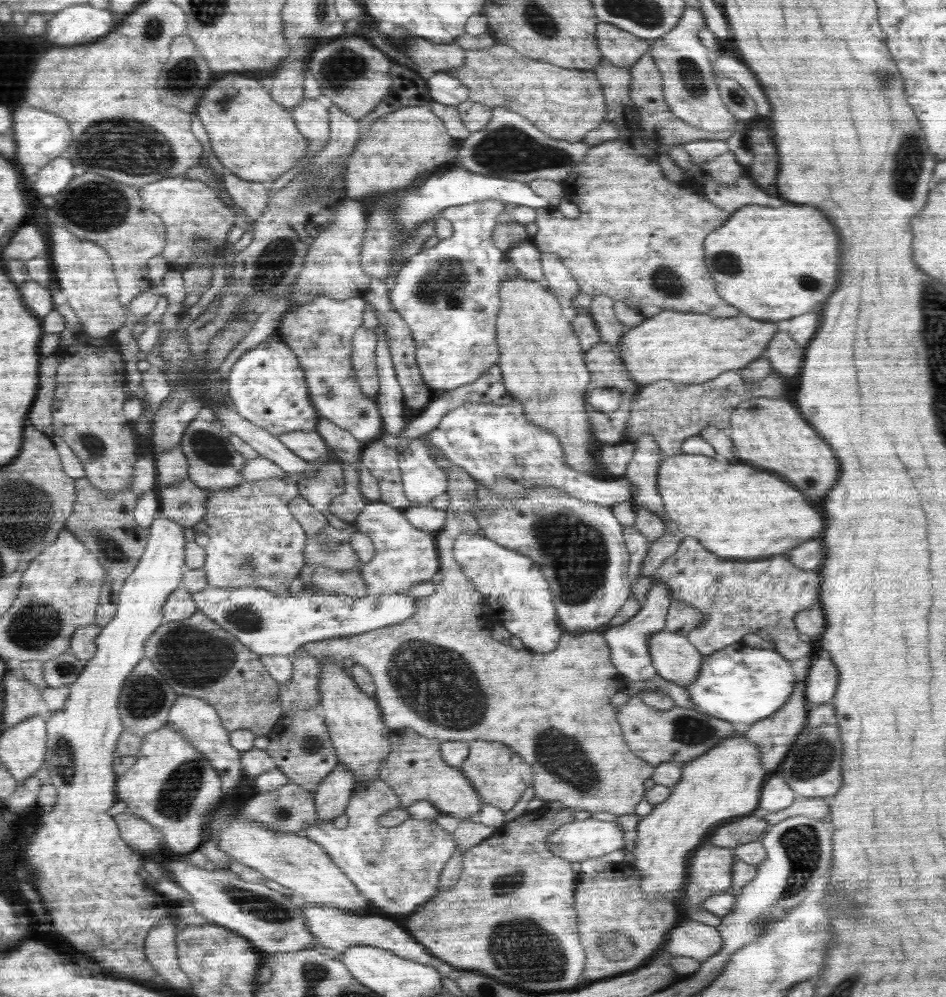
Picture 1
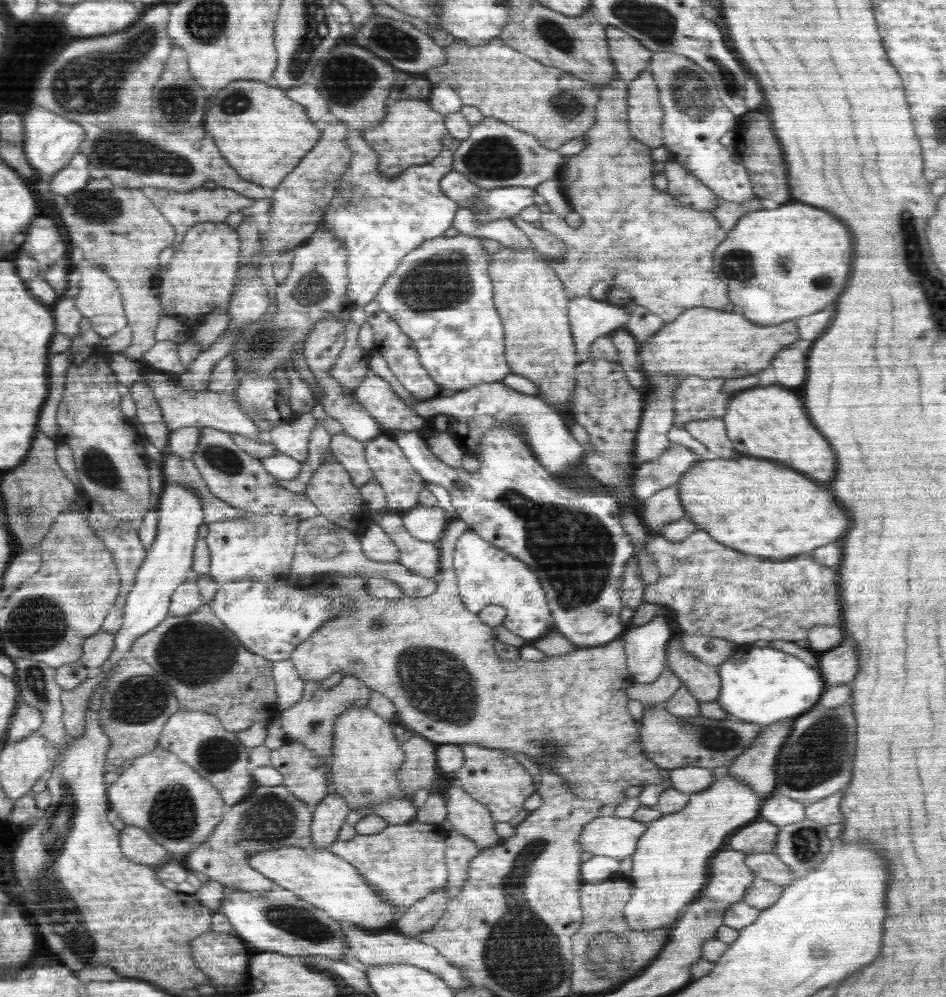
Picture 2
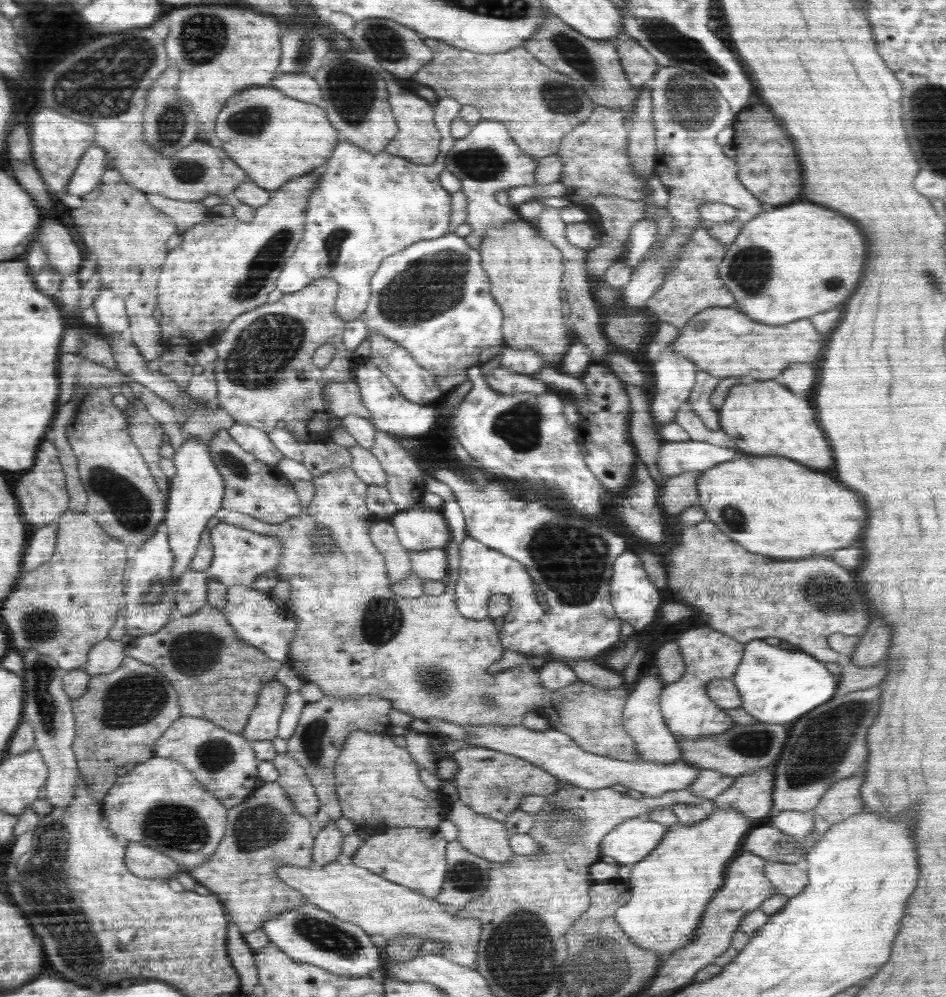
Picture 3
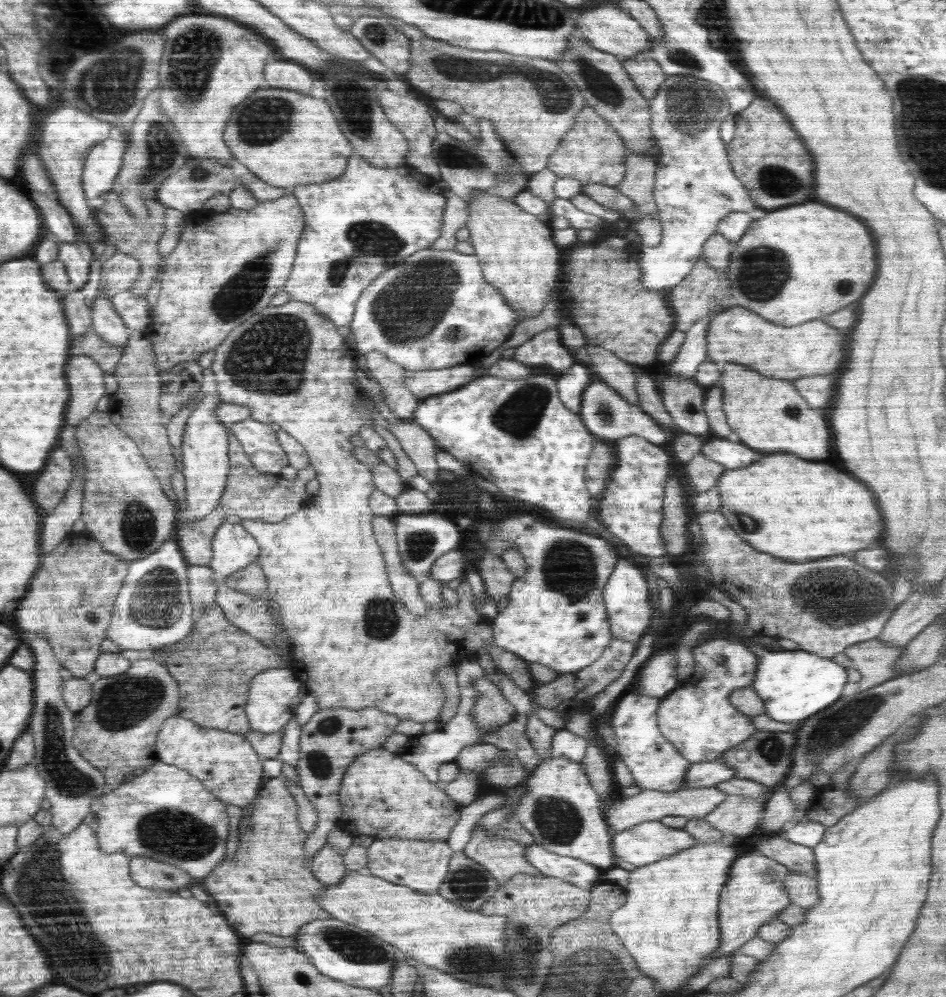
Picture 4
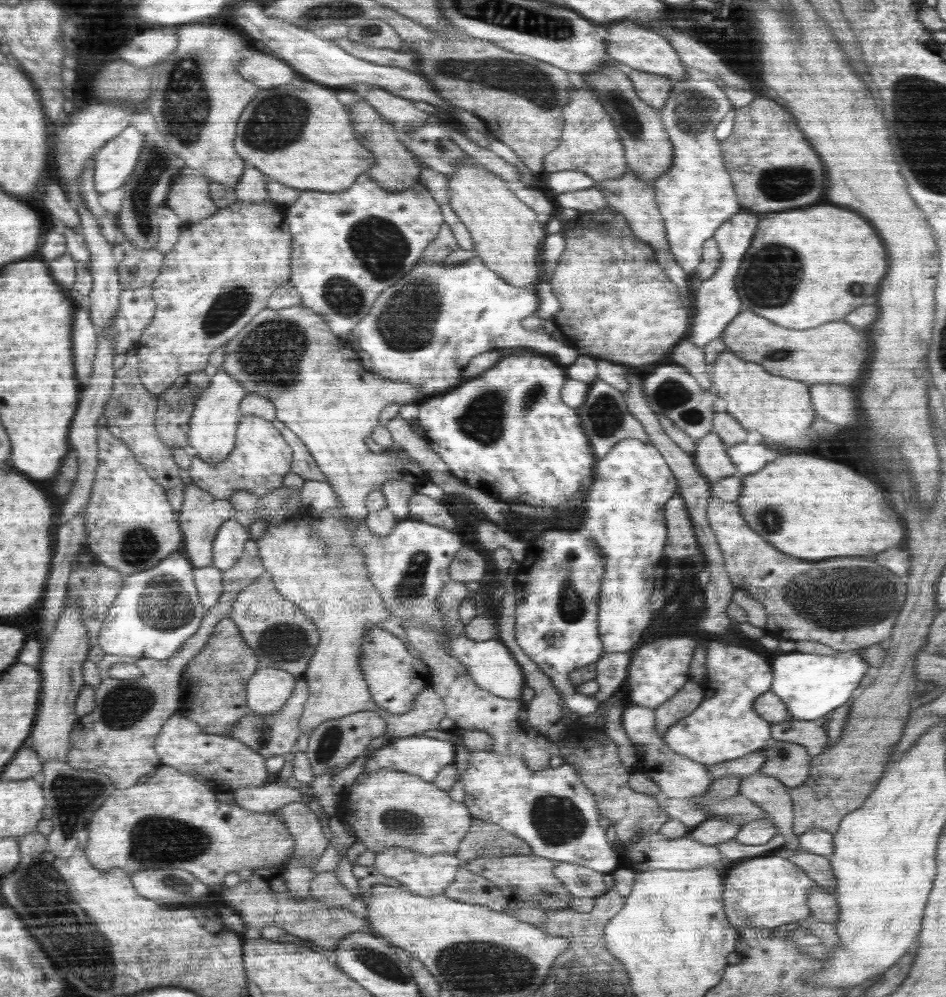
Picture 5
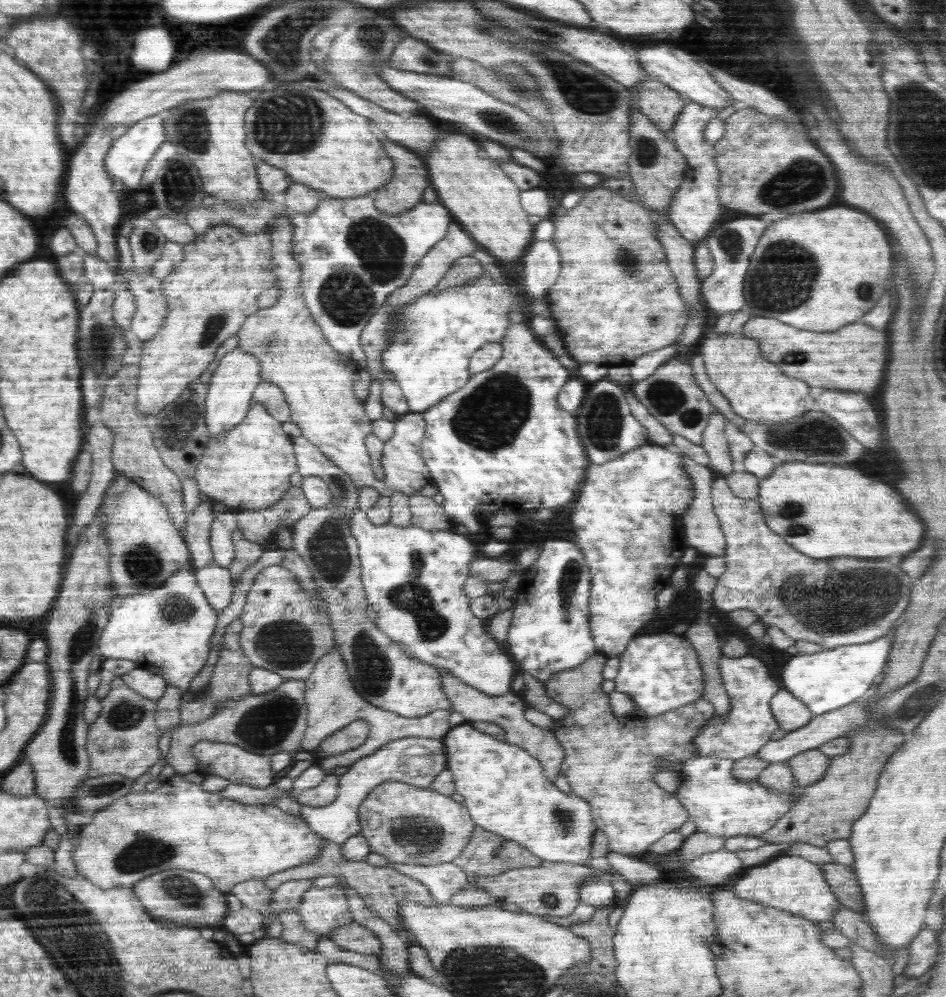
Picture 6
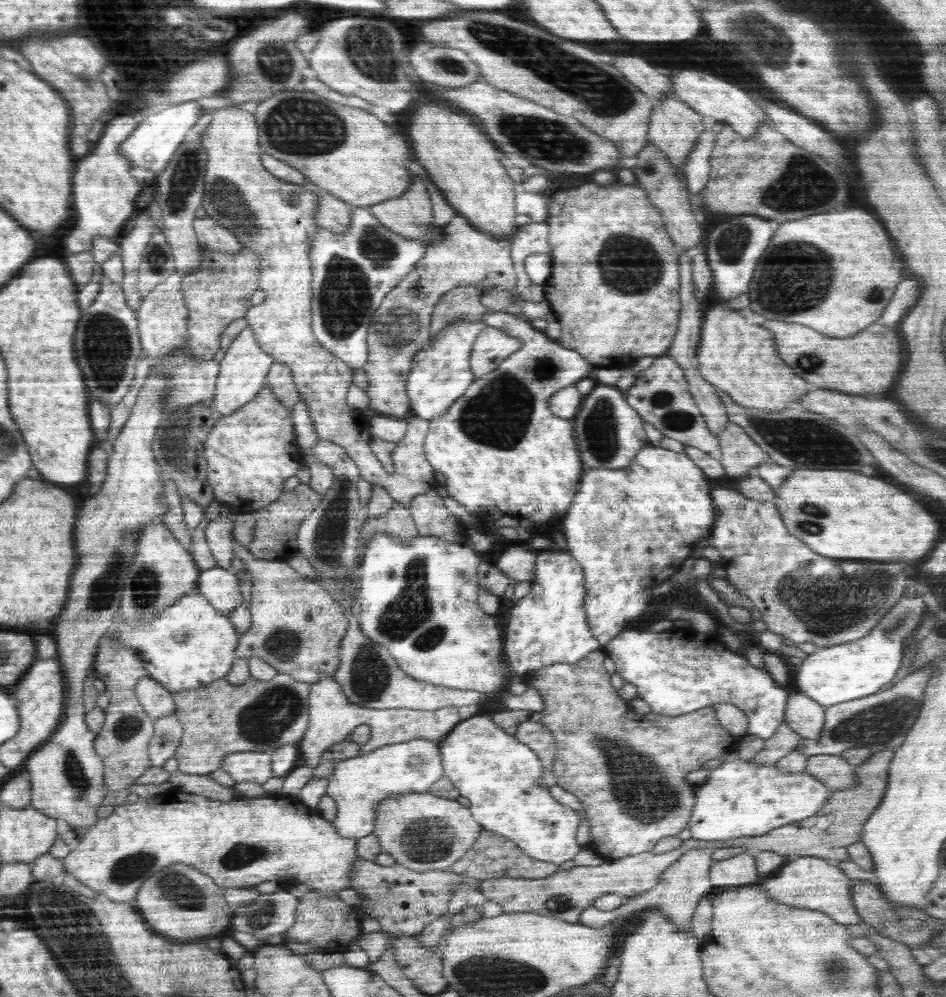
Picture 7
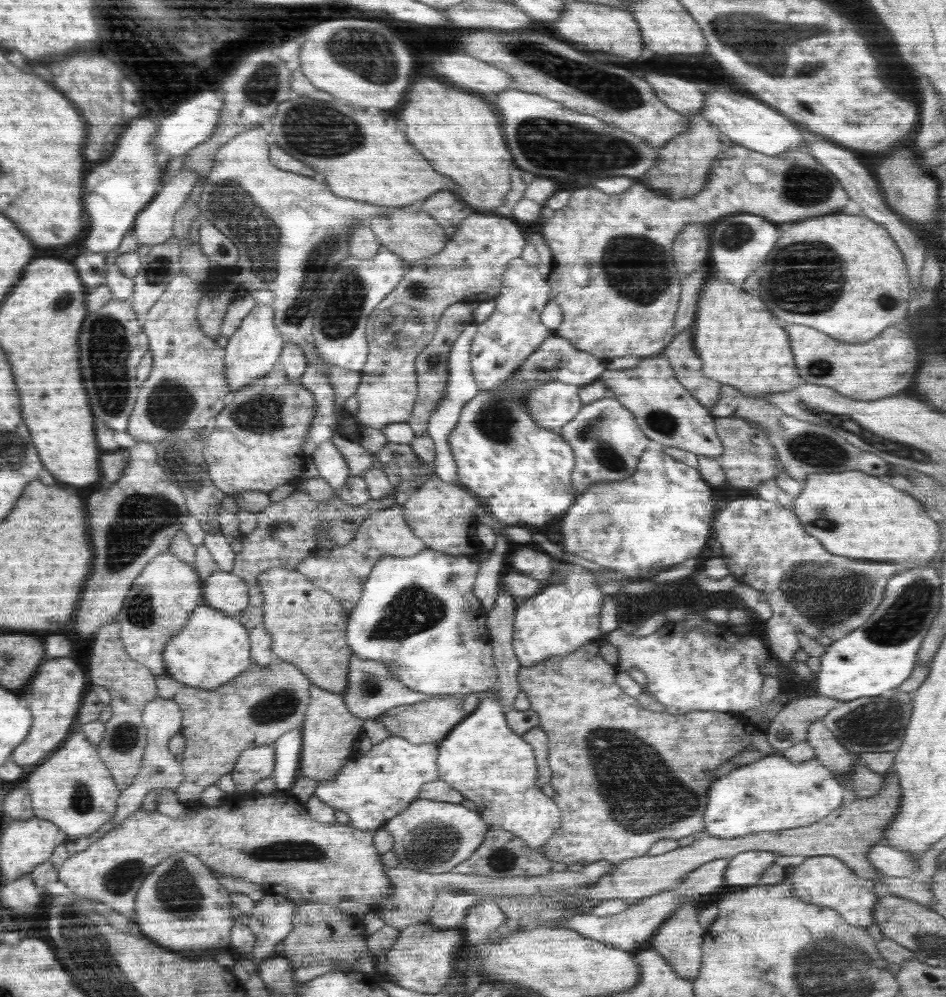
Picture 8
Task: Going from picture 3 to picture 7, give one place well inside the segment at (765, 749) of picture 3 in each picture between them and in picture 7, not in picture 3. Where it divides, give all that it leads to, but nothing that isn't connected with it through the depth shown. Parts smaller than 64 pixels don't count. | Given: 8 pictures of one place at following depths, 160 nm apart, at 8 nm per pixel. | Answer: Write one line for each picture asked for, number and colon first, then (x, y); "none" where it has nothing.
4: (765, 756)
5: (788, 762)
6: (808, 767)
7: (832, 770)

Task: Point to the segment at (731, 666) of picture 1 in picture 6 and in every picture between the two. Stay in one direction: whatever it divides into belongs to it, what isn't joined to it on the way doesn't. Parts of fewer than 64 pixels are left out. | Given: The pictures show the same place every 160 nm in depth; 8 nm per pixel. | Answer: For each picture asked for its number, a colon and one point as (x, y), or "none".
2: (762, 685)
3: (777, 686)
4: (794, 685)
5: (811, 686)
6: (824, 681)

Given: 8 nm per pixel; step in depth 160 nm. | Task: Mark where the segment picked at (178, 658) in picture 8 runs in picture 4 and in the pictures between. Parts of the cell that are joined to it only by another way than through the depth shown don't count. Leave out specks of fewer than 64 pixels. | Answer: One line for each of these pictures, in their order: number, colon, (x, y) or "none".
4: (154, 610)
5: (158, 611)
6: (167, 630)
7: (190, 645)

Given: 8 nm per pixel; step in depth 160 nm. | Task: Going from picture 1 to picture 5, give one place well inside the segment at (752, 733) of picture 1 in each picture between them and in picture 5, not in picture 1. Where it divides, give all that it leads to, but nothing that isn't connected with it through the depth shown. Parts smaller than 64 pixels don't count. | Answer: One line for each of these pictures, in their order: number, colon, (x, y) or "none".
2: (755, 766)
3: (752, 794)
4: (738, 816)
5: (714, 830)

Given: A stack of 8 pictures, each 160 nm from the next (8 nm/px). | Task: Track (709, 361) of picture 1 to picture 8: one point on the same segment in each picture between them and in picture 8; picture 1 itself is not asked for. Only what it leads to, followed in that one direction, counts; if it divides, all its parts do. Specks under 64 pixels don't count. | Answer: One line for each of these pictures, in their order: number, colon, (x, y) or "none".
2: (710, 343)
3: (724, 342)
4: (737, 335)
5: (836, 353)
6: (853, 358)
7: (868, 363)
8: (886, 366)

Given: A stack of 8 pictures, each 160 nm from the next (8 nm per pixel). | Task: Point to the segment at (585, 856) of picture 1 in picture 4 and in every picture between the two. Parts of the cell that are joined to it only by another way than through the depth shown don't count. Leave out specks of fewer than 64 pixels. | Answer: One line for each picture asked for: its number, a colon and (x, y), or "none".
2: (615, 837)
3: (629, 841)
4: (646, 843)

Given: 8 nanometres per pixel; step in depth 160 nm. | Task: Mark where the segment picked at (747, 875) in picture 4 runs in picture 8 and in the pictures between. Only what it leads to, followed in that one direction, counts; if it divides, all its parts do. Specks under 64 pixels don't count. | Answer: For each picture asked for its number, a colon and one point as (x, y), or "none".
5: (767, 891)
6: (791, 883)
7: (805, 882)
8: (826, 881)

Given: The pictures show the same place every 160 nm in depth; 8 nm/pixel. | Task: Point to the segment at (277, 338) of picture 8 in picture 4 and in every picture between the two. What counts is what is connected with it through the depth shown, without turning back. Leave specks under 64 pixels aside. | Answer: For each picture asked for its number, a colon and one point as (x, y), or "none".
4: (204, 459)
5: (213, 425)
6: (230, 393)
7: (243, 371)

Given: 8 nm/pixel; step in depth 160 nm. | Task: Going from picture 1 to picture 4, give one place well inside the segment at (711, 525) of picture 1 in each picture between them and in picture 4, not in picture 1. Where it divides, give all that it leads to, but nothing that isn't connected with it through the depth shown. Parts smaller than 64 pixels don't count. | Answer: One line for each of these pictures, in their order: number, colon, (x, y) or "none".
2: (754, 506)
3: (772, 506)
4: (784, 506)

